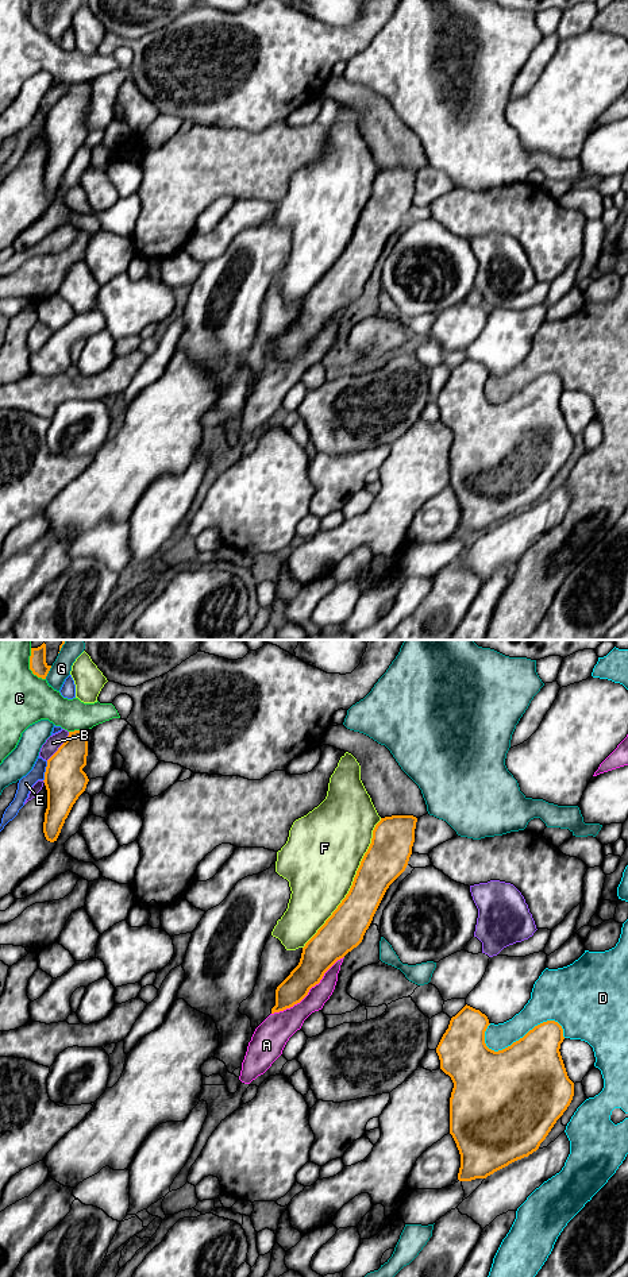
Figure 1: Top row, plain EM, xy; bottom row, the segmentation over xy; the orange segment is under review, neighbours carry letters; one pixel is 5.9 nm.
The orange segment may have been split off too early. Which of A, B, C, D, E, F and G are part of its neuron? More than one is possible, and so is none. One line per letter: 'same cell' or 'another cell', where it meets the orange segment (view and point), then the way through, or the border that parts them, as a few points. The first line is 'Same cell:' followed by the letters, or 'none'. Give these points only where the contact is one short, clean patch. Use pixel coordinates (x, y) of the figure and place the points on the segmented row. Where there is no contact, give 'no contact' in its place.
Same cell: A
A: same cell | xy (308, 991)
B: another cell | xy (60, 747)
C: another cell | xy (30, 667)
D: another cell | xy (523, 1037)
E: another cell | xy (46, 771)
F: another cell | xy (353, 883)
G: another cell | xy (47, 672)

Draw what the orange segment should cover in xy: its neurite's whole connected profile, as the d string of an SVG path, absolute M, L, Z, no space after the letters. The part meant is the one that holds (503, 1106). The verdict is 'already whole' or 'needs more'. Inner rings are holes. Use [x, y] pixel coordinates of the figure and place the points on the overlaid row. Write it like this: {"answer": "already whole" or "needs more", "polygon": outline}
{"answer": "already whole", "polygon": "M466 1004L451 1018L436 1048L440 1069L454 1083L450 1134L461 1154L459 1181L486 1178L536 1151L574 1096L559 1052L565 1037L558 1022L543 1022L498 1052L485 1043L489 1025L485 1014Z"}

